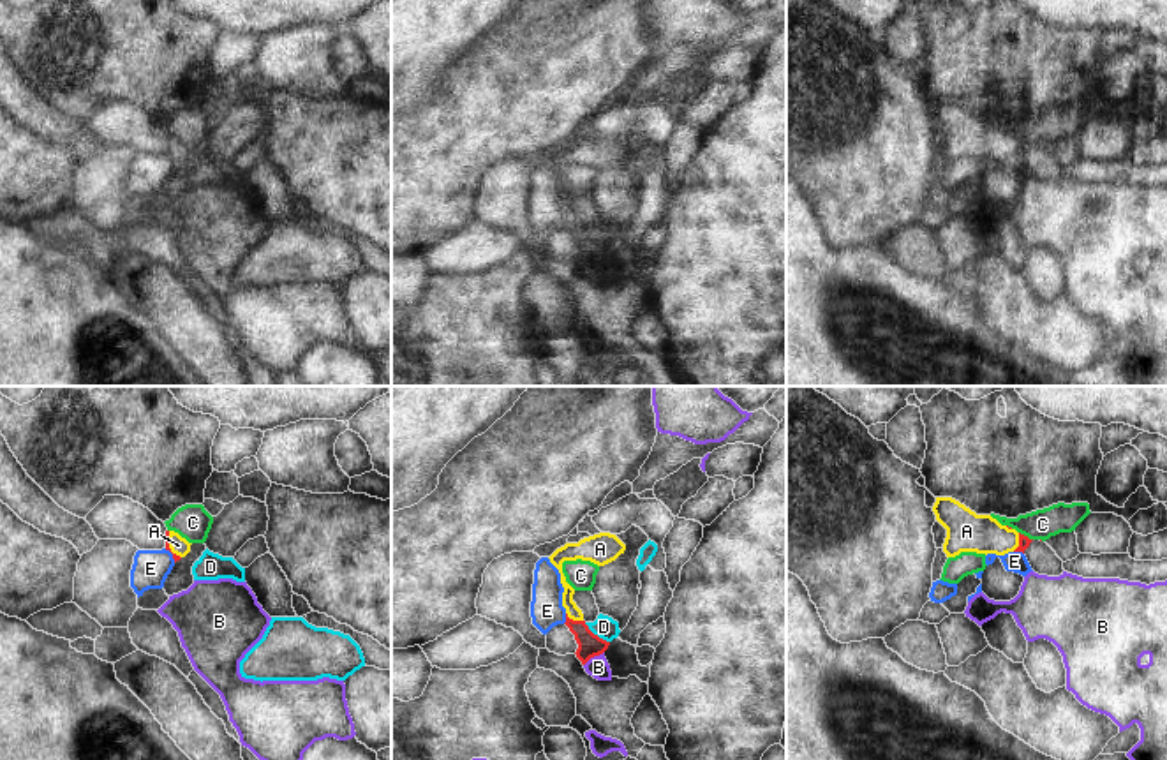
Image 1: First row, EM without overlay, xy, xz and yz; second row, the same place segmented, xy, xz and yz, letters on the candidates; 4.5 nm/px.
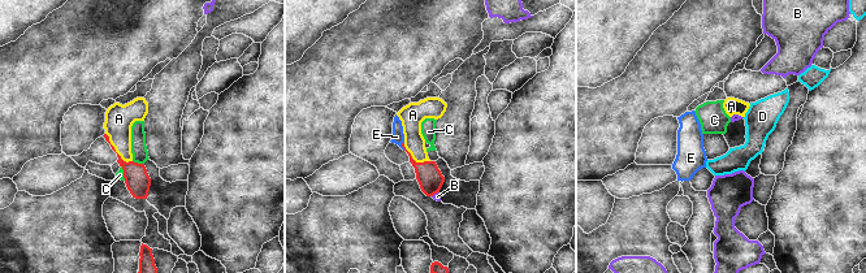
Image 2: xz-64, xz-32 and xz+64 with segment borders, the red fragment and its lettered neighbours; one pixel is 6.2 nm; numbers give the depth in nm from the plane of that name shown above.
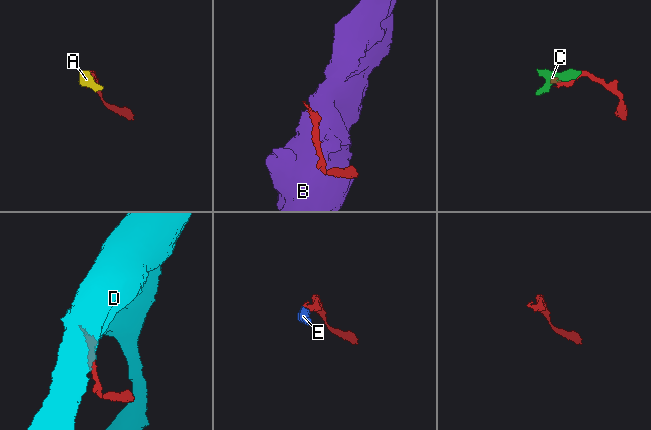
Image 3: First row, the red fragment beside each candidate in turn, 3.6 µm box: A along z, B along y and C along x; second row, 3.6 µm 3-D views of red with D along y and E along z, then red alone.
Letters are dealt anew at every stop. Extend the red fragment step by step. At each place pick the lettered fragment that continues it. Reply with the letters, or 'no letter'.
A

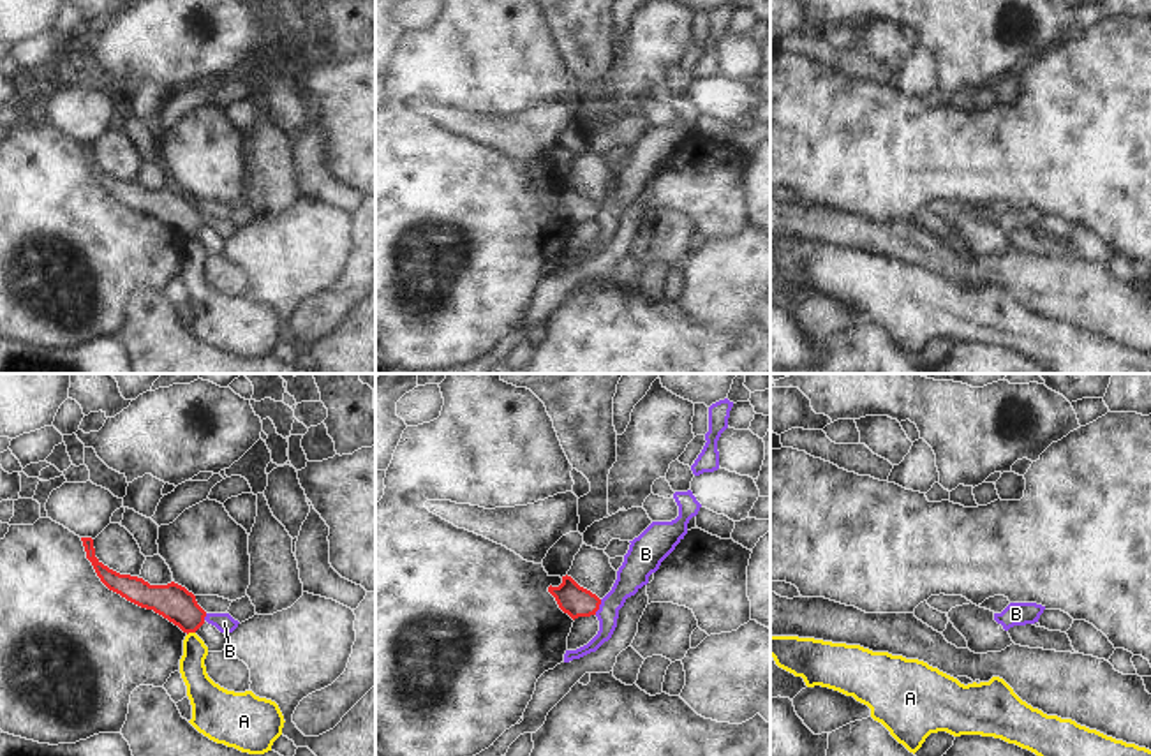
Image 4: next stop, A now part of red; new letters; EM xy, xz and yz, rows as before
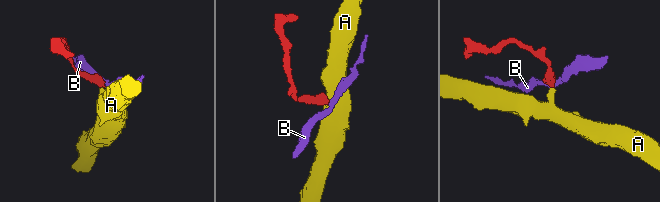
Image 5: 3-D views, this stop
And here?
no letter

